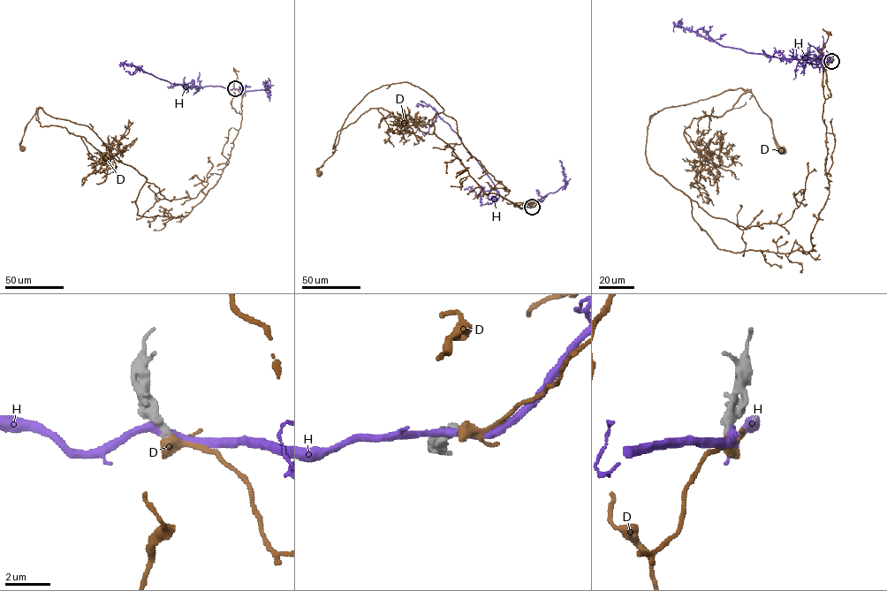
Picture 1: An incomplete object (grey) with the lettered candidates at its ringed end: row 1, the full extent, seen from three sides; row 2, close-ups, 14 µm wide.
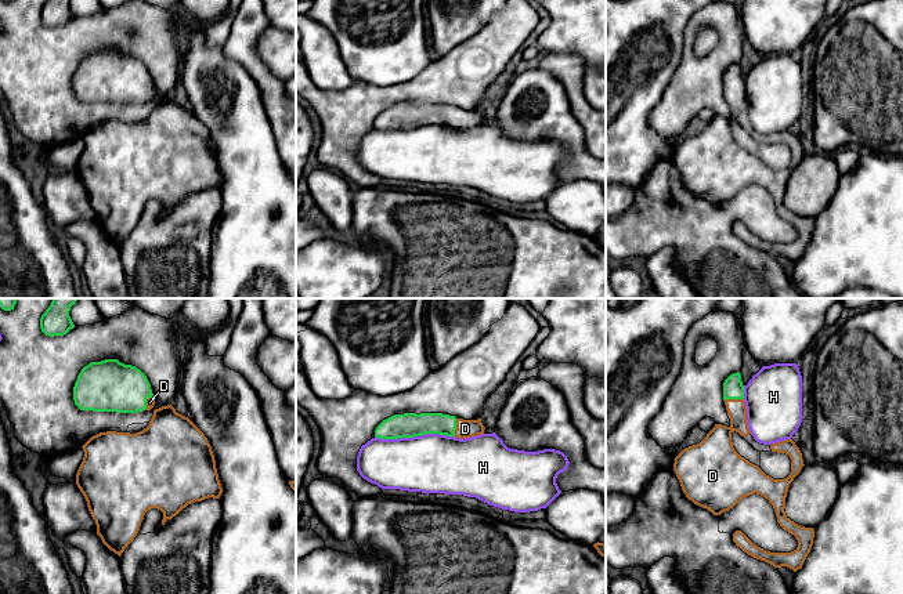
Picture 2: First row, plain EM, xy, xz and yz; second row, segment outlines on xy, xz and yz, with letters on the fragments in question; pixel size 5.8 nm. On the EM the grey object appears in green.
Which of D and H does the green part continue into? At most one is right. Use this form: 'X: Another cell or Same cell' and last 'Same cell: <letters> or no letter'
D: Same cell
H: Another cell
Same cell: D

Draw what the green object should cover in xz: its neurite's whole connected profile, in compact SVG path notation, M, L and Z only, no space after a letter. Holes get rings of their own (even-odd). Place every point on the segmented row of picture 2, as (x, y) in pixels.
M404 413L383 420L375 430L380 439L413 438L425 434L440 434L455 438L470 438L484 434L481 419L463 420L443 413Z

